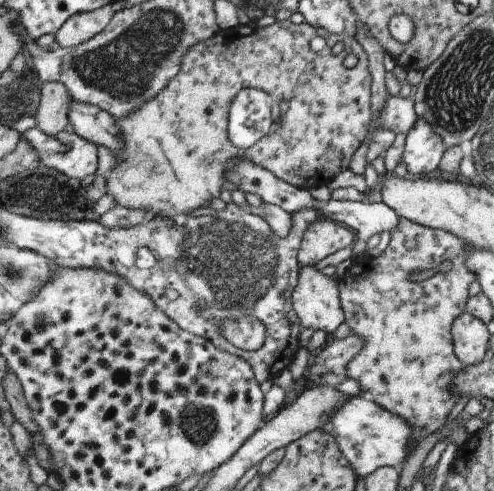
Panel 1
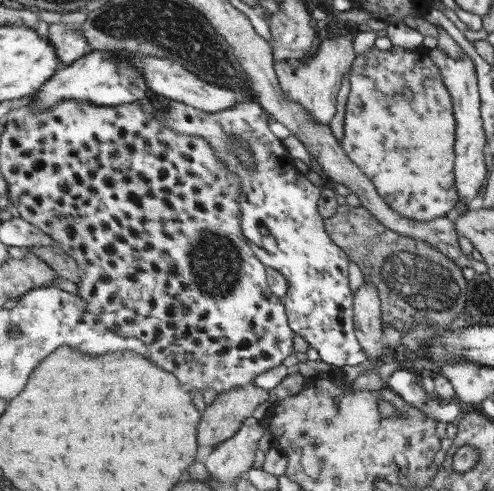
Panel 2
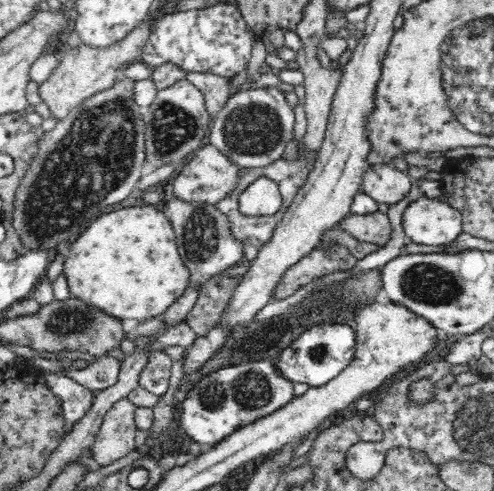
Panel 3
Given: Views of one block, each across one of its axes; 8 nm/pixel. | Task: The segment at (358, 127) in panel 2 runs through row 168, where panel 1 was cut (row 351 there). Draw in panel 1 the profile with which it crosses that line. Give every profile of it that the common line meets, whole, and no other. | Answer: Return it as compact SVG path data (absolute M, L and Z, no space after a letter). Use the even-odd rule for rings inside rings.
M407 218L399 220L397 230L391 232L389 248L379 258L365 258L355 262L339 280L341 304L347 314L345 324L351 328L351 336L361 336L365 340L361 354L349 362L349 380L359 382L361 396L377 402L389 412L403 416L413 426L413 450L419 440L437 432L445 424L457 402L455 382L457 374L463 370L463 364L453 354L451 324L455 318L461 318L465 310L467 288L471 280L477 280L477 276L465 270L465 246L461 238L445 230L419 226ZM445 260L451 262L451 270L447 274L435 272ZM415 270L431 270L433 274L423 282L413 282L409 276Z

